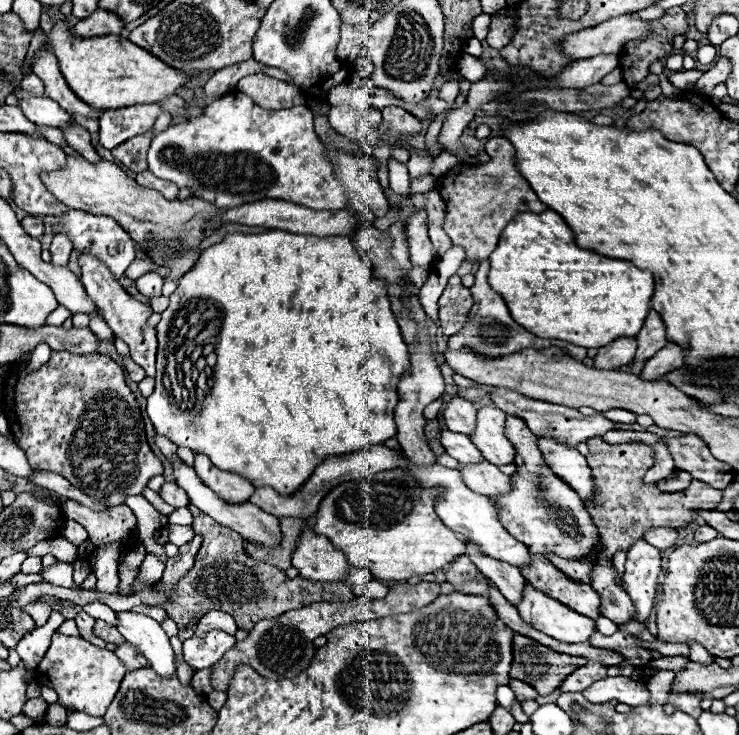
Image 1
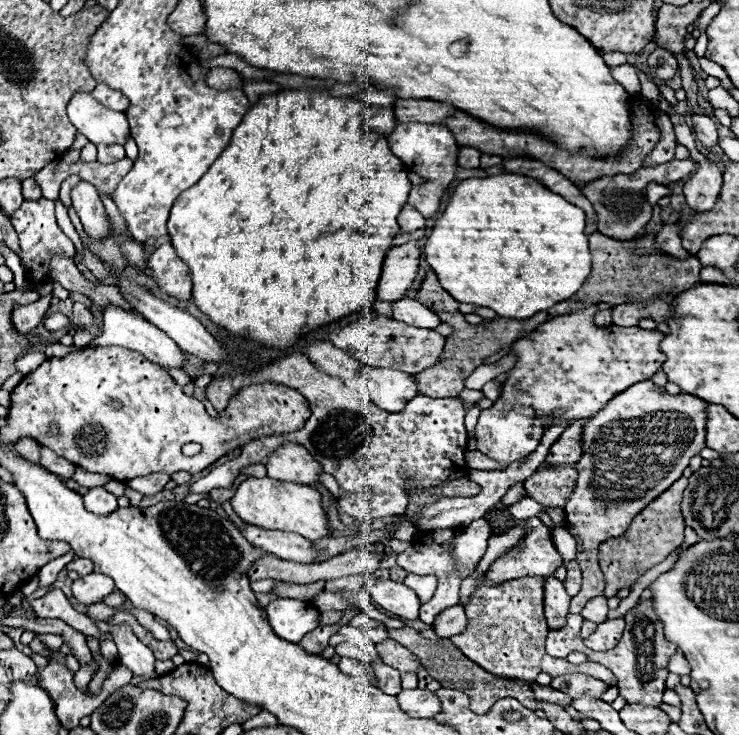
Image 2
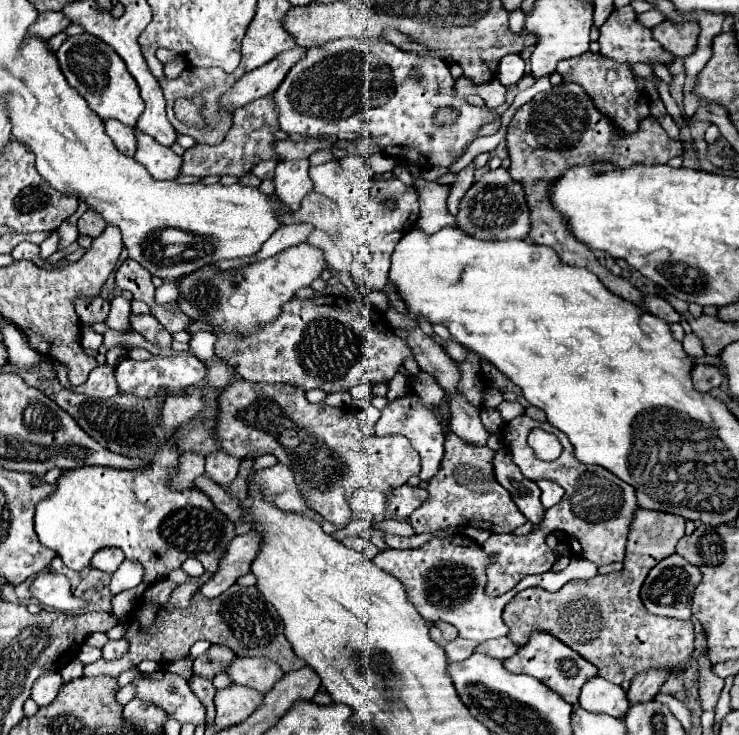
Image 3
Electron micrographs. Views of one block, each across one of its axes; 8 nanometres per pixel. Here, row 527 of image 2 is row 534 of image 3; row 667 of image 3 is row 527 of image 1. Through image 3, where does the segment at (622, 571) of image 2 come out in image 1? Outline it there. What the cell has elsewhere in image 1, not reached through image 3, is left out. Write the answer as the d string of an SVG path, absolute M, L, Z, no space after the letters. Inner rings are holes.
M596 436L596 440L588 440L588 448L588 464L596 484L596 496L586 502L586 510L598 528L598 540L602 544L598 554L606 560L612 560L612 556L620 550L628 552L650 528L684 528L694 520L698 510L716 510L722 502L722 492L700 480L692 480L690 488L684 492L670 494L644 484L644 472L652 466L652 450L644 444L610 446L602 440L602 436Z

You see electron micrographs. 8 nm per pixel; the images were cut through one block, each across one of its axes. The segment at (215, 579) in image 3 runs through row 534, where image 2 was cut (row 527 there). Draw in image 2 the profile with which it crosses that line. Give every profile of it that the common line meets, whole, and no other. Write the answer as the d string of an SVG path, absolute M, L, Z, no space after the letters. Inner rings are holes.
M244 524L240 528L240 534L258 548L264 548L266 552L282 558L282 560L292 560L300 564L312 564L316 558L316 550L312 548L312 542L290 532L280 532L280 530L266 530L266 528L256 528L252 524Z

